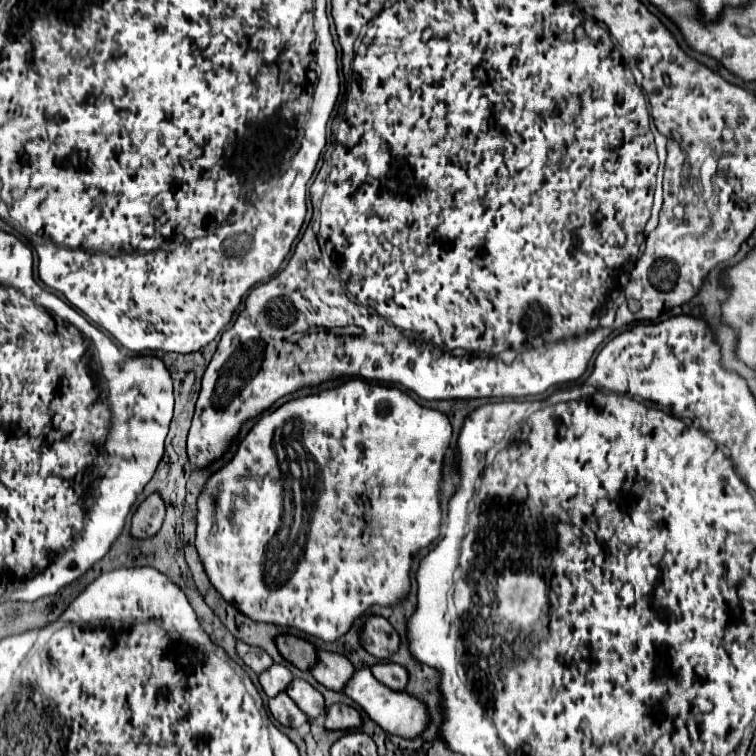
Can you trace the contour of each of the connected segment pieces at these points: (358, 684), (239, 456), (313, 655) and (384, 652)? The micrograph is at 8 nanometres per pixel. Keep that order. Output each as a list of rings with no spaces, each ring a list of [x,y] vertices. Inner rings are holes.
[[[369,668],[357,670],[355,676],[351,678],[351,682],[345,686],[345,694],[349,698],[353,698],[367,714],[371,720],[375,720],[383,730],[403,736],[403,738],[417,738],[423,734],[423,730],[429,726],[431,716],[427,706],[423,704],[423,700],[419,700],[417,696],[409,694],[409,692],[397,692],[391,690],[387,686],[383,686],[379,680],[375,680],[375,676],[371,674]]]
[[[351,378],[335,388],[307,394],[301,398],[291,398],[289,402],[279,406],[275,412],[269,410],[269,414],[261,414],[255,420],[253,428],[247,432],[247,436],[239,440],[235,456],[207,478],[197,500],[195,546],[203,562],[203,568],[209,576],[209,582],[227,602],[231,602],[237,610],[243,610],[247,618],[255,622],[297,628],[303,634],[321,638],[323,642],[335,642],[337,638],[345,636],[349,628],[353,626],[353,622],[363,618],[373,606],[395,608],[399,602],[407,598],[411,590],[409,572],[411,572],[413,556],[439,536],[441,526],[441,514],[439,514],[441,486],[439,484],[443,478],[443,458],[451,444],[451,436],[453,436],[453,428],[449,418],[443,412],[417,404],[409,394],[405,394],[399,388],[371,384],[363,378]],[[229,504],[233,504],[231,520],[237,520],[237,522],[231,522],[227,516]]]
[[[279,636],[277,638],[279,652],[285,660],[289,660],[299,670],[311,670],[317,664],[317,648],[303,638],[295,636]]]
[[[371,616],[363,628],[361,634],[361,642],[365,646],[365,650],[381,660],[391,658],[401,644],[401,638],[397,634],[397,630],[381,616]]]

